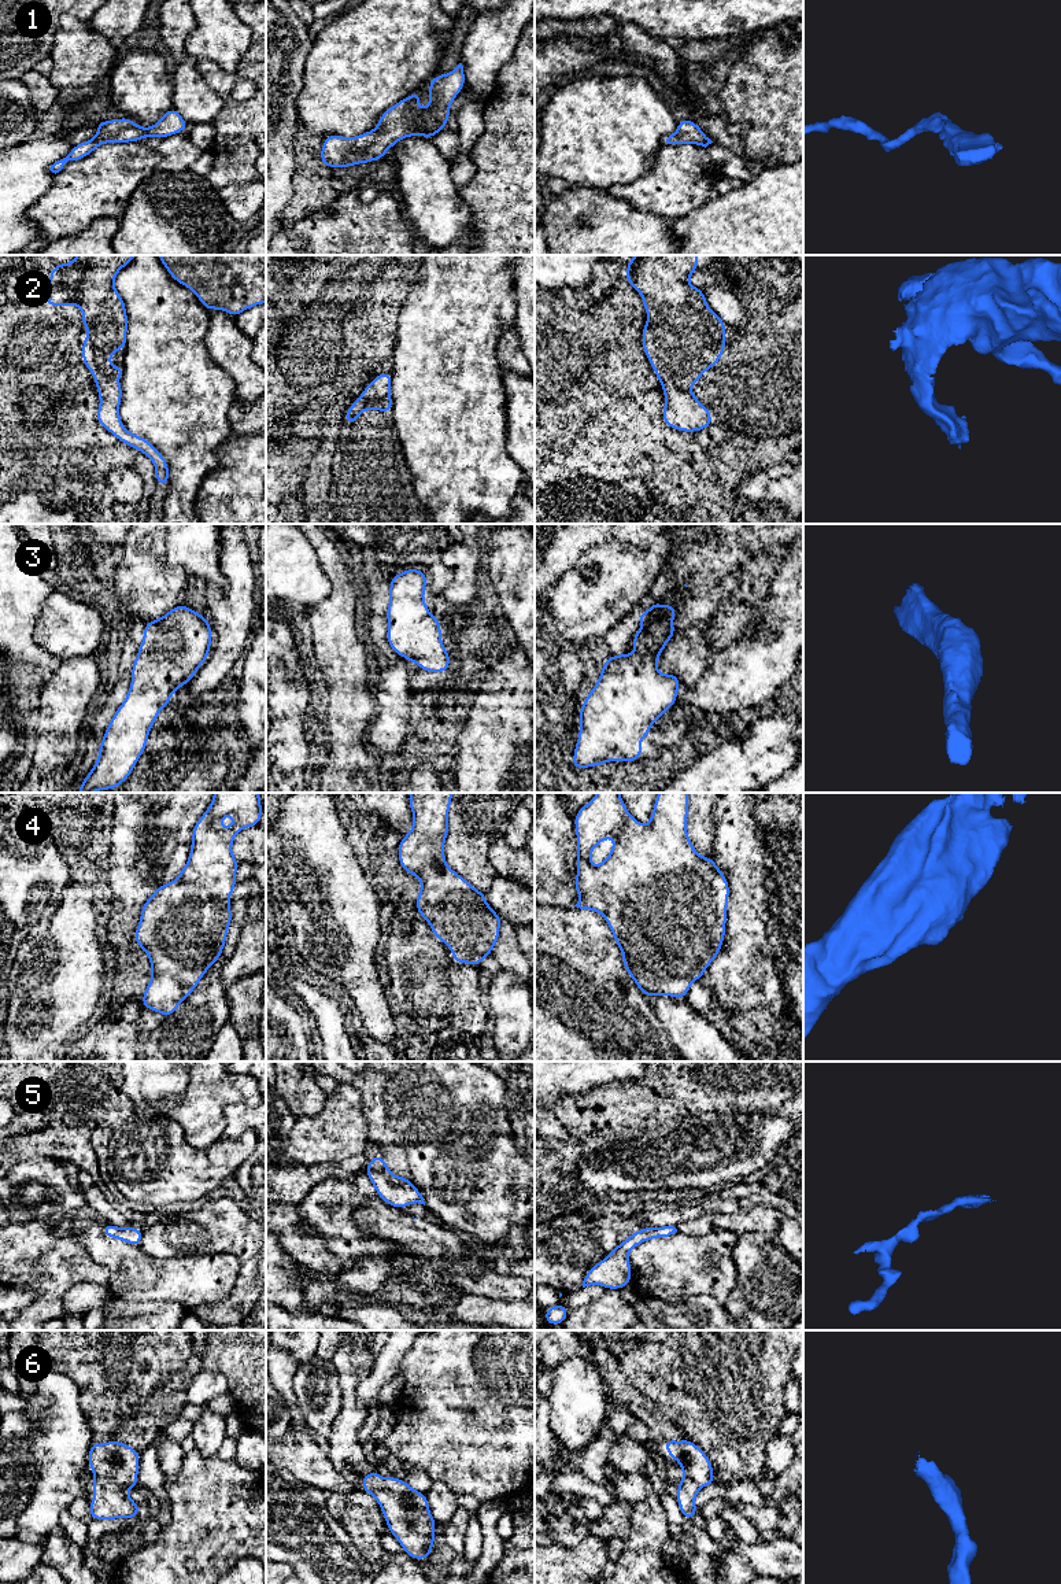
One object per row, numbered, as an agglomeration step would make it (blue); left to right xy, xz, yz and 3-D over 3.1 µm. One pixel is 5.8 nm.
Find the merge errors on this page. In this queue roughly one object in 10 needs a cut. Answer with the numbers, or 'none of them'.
none of them

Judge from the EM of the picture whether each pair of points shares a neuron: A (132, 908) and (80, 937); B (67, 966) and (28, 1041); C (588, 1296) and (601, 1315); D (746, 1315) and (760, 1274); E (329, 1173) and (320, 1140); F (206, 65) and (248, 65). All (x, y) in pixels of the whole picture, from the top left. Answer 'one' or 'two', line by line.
A: two
B: one
C: two
D: one
E: two
F: one

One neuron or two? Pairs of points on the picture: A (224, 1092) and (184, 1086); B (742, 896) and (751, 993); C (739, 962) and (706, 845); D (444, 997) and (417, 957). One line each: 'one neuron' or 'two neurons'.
A: one neuron
B: one neuron
C: two neurons
D: one neuron

